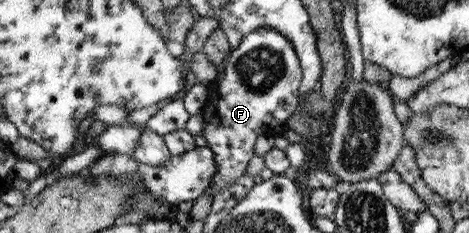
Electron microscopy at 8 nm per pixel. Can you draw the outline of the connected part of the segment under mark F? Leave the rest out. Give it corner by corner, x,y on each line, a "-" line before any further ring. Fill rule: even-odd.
261,26
245,34
235,50
231,50
223,72
214,82
217,95
209,101
203,112
203,130
207,148
213,152
217,172
211,176
211,186
205,193
223,189
235,183
246,172
249,159
253,157
257,136
281,135
285,122
299,107
299,81
301,67
291,43
279,31

